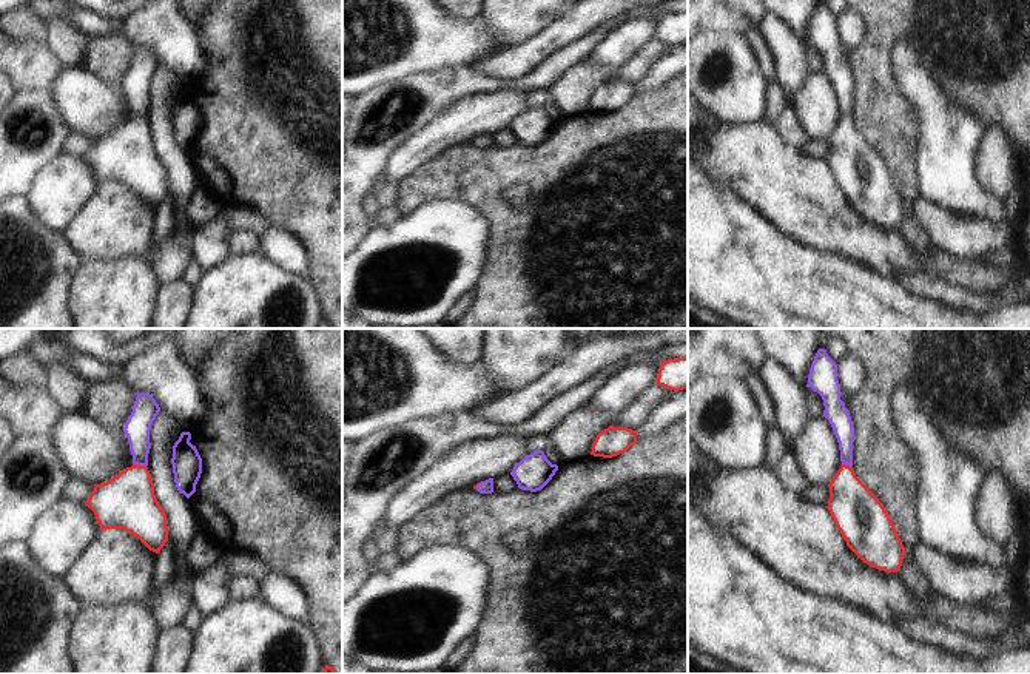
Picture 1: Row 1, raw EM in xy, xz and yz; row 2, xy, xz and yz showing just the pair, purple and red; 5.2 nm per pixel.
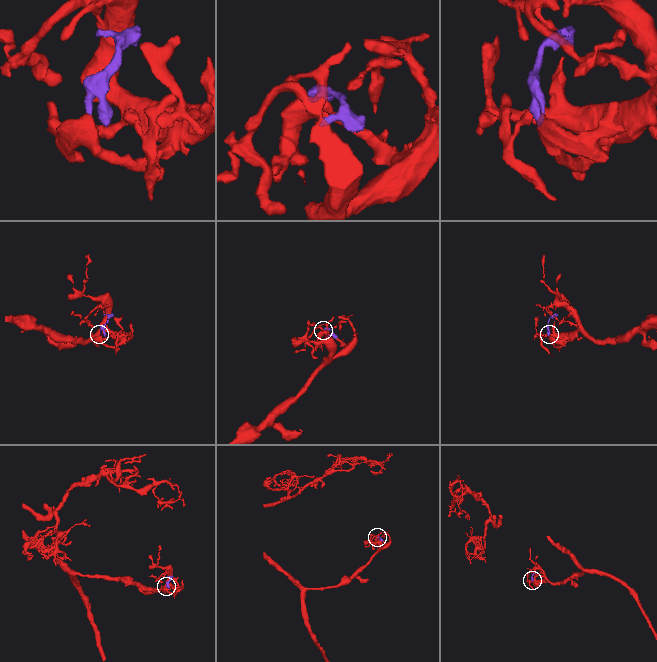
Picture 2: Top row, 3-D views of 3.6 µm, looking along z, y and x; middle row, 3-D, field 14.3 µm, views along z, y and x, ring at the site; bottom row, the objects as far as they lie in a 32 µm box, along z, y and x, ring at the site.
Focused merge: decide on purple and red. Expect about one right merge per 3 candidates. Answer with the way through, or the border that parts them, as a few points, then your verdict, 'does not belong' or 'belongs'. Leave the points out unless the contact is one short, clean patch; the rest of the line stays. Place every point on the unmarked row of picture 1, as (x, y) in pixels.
way xy (138, 80), (139, 119), (138, 133), (127, 156); belongs

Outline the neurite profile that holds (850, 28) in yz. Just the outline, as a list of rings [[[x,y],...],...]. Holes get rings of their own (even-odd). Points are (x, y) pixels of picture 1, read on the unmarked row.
[[[850,11],[837,17],[837,35],[842,45],[856,46],[862,40],[862,22]]]

